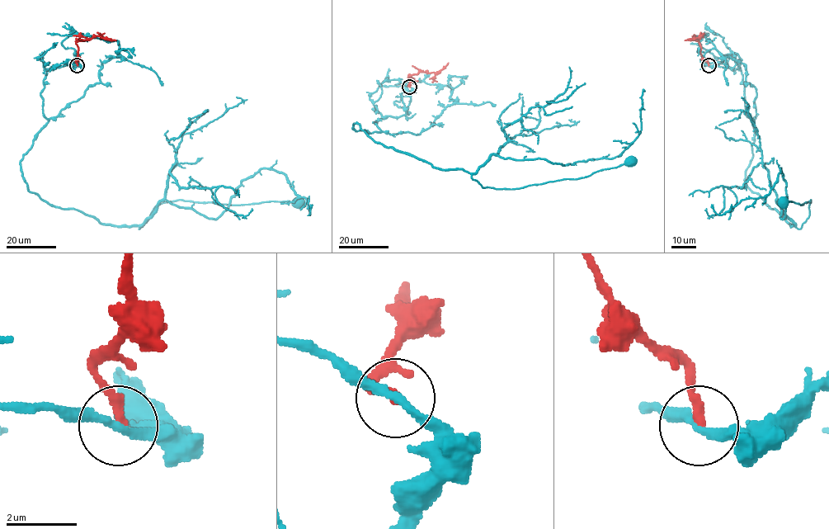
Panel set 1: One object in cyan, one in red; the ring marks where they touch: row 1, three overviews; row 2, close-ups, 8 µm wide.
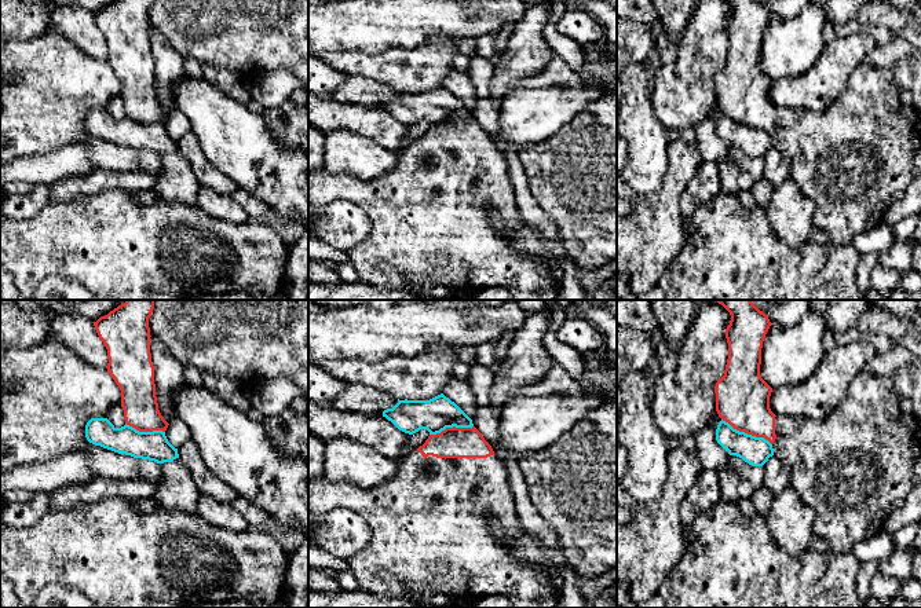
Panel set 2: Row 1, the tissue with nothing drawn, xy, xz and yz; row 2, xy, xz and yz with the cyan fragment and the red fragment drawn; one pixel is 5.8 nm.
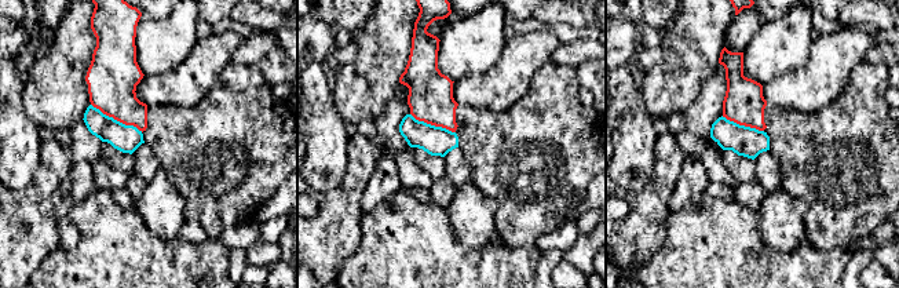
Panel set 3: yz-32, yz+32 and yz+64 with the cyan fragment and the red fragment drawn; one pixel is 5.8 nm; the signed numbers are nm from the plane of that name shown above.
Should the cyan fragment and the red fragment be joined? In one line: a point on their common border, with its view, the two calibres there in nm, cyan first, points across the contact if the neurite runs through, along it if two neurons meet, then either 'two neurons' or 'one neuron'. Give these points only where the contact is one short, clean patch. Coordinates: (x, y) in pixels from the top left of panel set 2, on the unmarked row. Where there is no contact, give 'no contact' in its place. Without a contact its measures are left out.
contact yz (746, 125); calibres 160 and 320 nm; border yz (722, 110), (739, 123), (763, 128), (771, 136); two neurons

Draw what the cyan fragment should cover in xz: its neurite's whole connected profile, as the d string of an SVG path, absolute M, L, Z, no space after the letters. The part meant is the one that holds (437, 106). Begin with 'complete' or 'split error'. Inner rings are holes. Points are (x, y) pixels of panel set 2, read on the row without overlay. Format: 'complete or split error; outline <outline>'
complete; outline M443 85L430 92L399 92L392 100L383 103L399 122L413 127L427 121L436 127L446 120L472 120L472 111Z

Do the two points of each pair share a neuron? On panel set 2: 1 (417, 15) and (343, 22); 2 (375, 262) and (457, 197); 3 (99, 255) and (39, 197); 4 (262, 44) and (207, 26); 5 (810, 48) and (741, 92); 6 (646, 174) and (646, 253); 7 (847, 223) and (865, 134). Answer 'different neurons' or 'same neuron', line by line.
1: same neuron
2: same neuron
3: different neurons
4: same neuron
5: different neurons
6: different neurons
7: same neuron

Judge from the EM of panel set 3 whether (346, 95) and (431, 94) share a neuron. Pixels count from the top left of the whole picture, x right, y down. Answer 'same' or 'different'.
different

